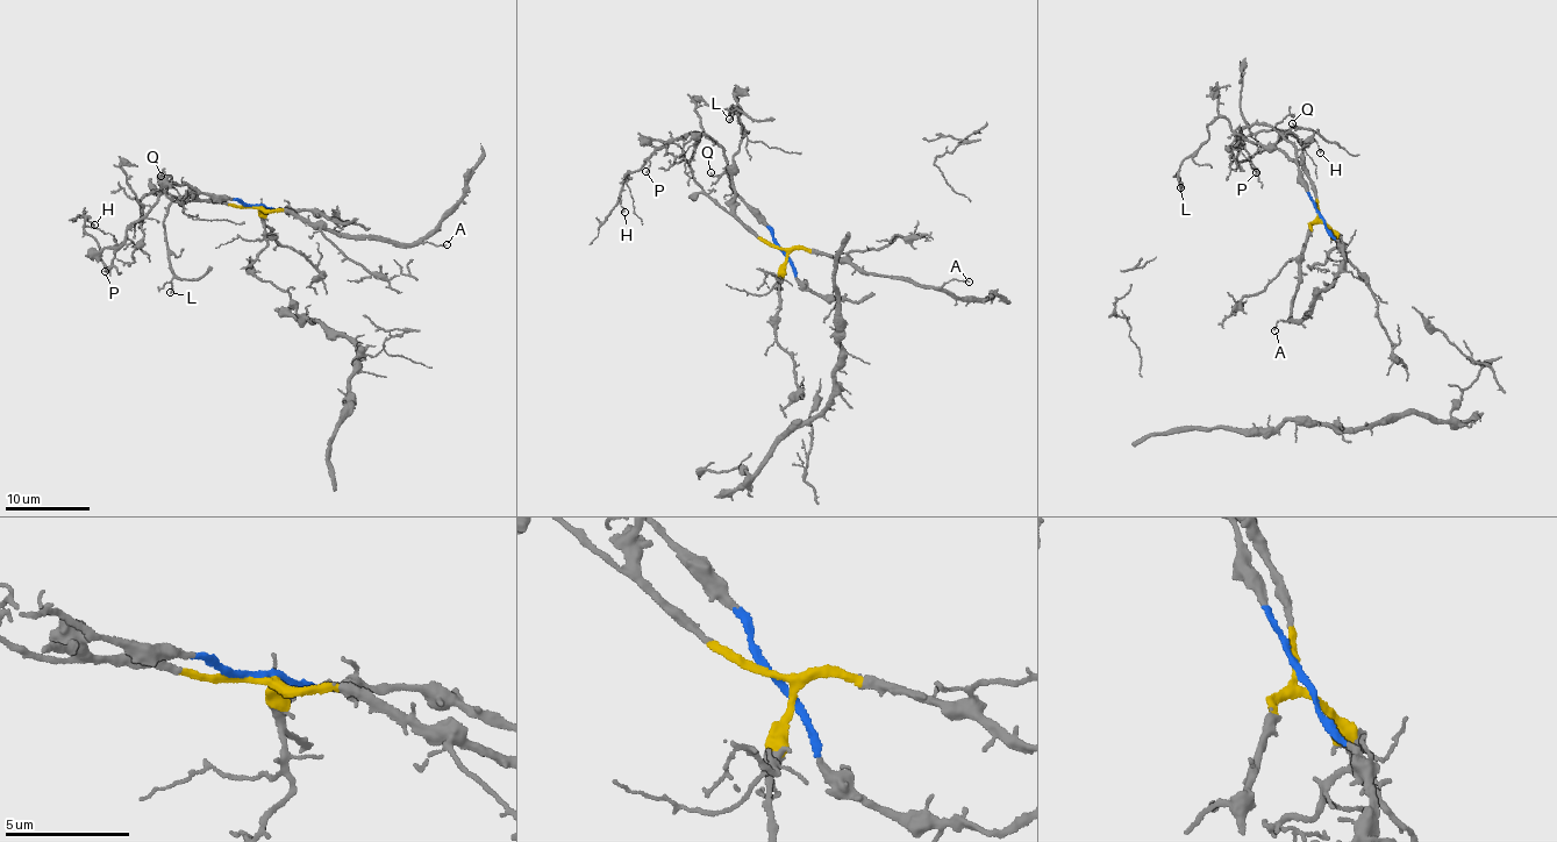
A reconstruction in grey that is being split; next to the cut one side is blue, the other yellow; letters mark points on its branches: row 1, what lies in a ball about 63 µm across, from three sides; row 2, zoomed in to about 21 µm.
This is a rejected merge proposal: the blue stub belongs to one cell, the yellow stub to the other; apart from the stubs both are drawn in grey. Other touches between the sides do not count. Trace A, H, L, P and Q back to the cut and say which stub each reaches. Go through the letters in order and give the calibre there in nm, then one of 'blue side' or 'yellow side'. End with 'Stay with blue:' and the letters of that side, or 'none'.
A: 100 nm | yellow side
H: 100 nm | blue side
L: 120 nm | yellow side
P: 110 nm | blue side
Q: 110 nm | blue side
Stay with blue: H, P, Q

